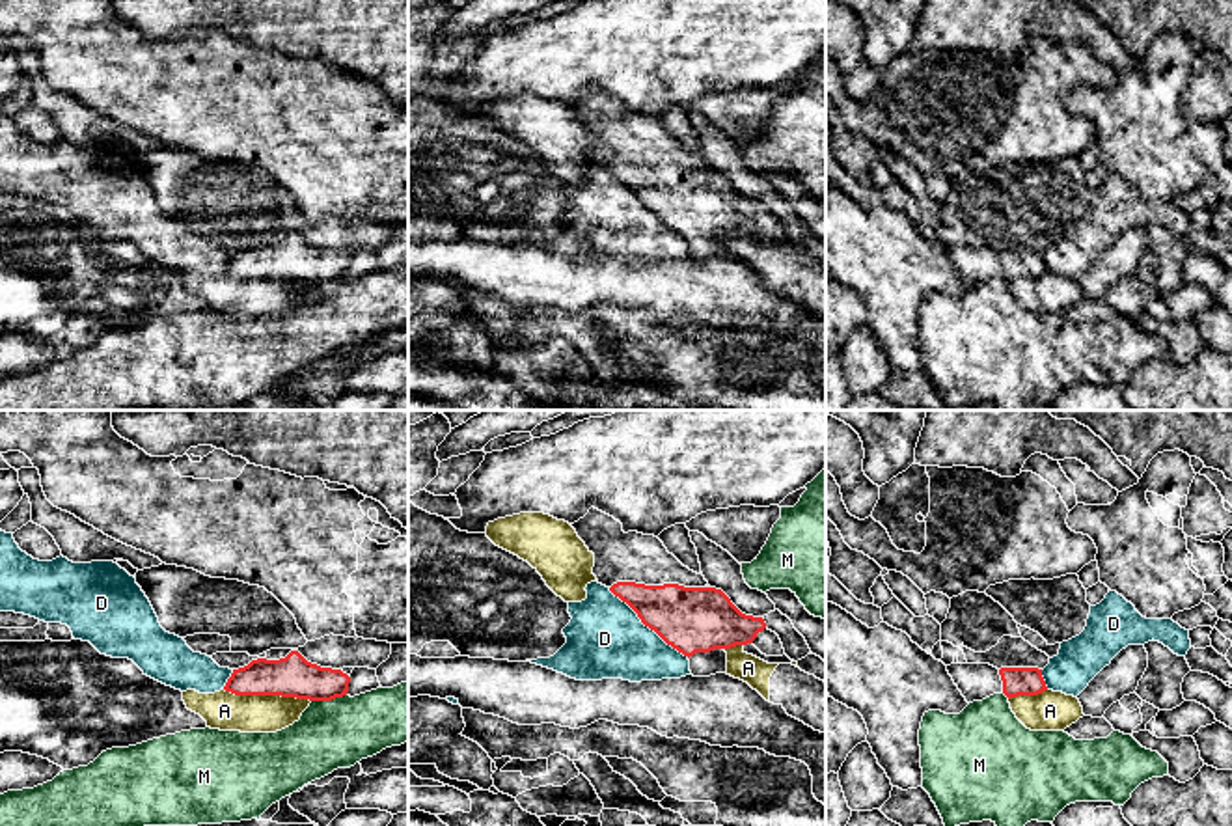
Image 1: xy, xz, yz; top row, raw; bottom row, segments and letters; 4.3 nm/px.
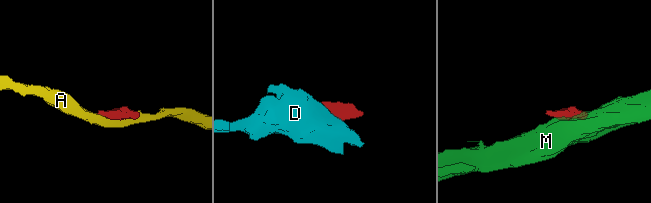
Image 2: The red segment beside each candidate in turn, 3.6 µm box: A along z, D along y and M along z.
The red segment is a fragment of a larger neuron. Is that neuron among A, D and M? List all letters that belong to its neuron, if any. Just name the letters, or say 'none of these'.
none of these

